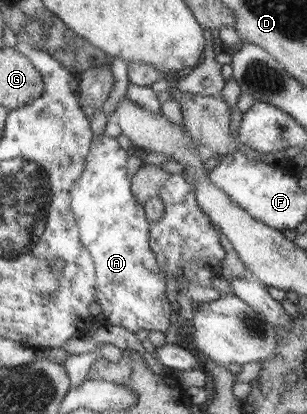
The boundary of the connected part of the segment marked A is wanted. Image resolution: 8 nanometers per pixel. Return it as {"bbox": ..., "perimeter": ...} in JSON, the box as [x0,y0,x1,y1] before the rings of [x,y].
{"bbox":[70,133,172,333],"perimeter":[[[104,133],[94,135],[86,157],[84,172],[70,189],[70,206],[77,218],[80,238],[95,262],[97,283],[94,300],[102,308],[97,320],[102,326],[120,326],[126,328],[128,332],[137,333],[145,330],[164,333],[171,324],[172,304],[166,295],[165,276],[149,245],[150,225],[144,207],[137,202],[131,191],[131,179],[127,175],[128,155],[127,150],[120,147],[114,137],[106,136]]]}

